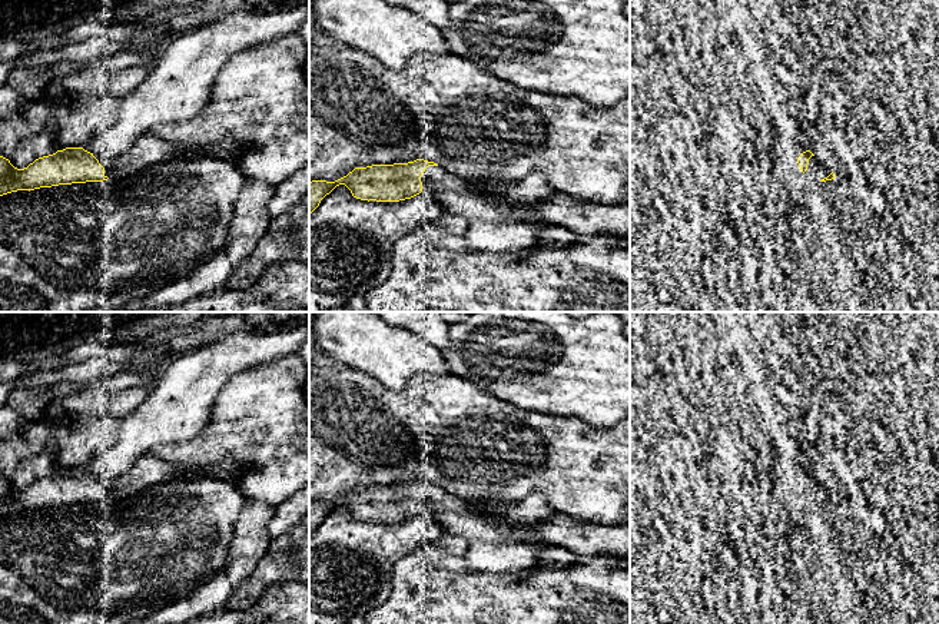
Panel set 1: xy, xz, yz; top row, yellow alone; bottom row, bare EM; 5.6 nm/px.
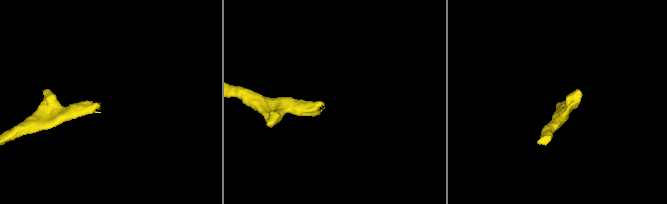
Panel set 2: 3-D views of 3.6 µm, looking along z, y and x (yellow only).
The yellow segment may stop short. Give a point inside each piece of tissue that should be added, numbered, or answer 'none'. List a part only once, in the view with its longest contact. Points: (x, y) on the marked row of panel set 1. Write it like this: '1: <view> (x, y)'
1: xz (584, 218)

